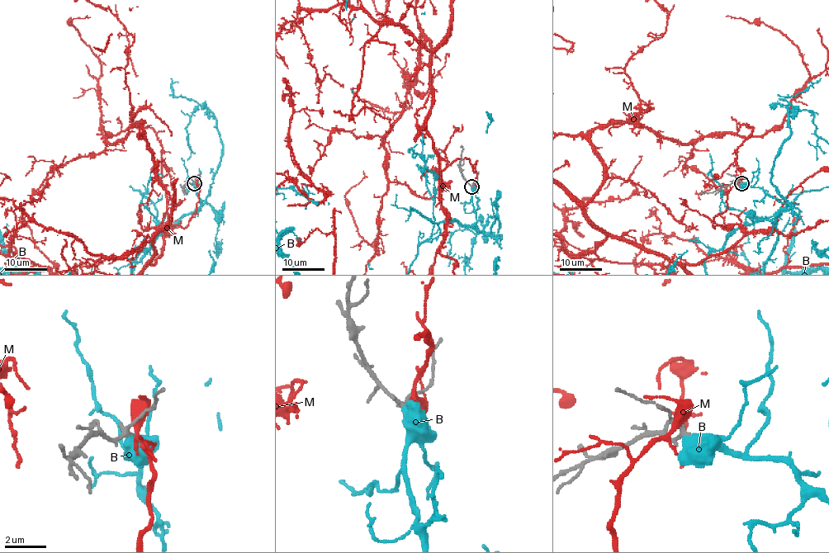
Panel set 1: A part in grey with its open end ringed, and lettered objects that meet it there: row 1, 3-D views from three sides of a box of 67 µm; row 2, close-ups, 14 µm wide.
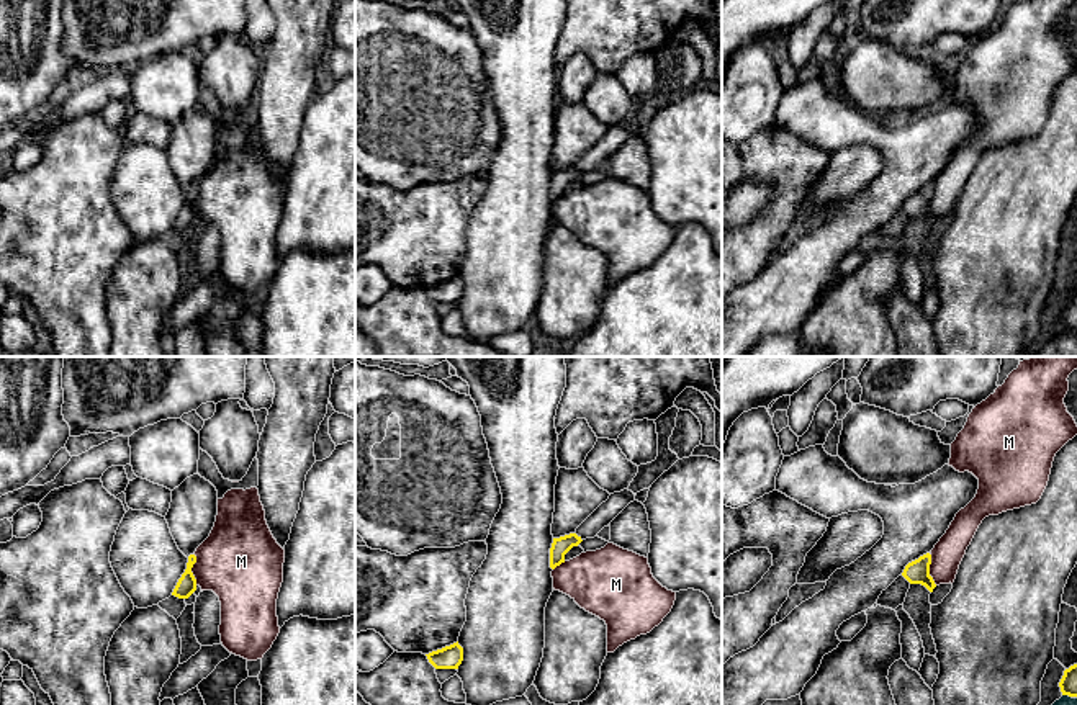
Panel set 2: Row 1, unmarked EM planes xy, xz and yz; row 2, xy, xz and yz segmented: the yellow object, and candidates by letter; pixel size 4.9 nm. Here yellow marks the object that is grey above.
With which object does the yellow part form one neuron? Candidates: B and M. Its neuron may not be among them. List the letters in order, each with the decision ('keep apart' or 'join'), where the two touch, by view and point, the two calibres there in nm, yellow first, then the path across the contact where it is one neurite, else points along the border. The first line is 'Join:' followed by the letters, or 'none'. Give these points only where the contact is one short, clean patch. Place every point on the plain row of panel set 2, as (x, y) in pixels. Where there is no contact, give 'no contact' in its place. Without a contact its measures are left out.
Join: B
B: join; contact yz (1067, 327); calibres 90 and 180 nm
M: keep apart; contact yz (928, 203); calibres 120 and 150 nm; border yz (928, 187), (930, 210), (937, 218)

